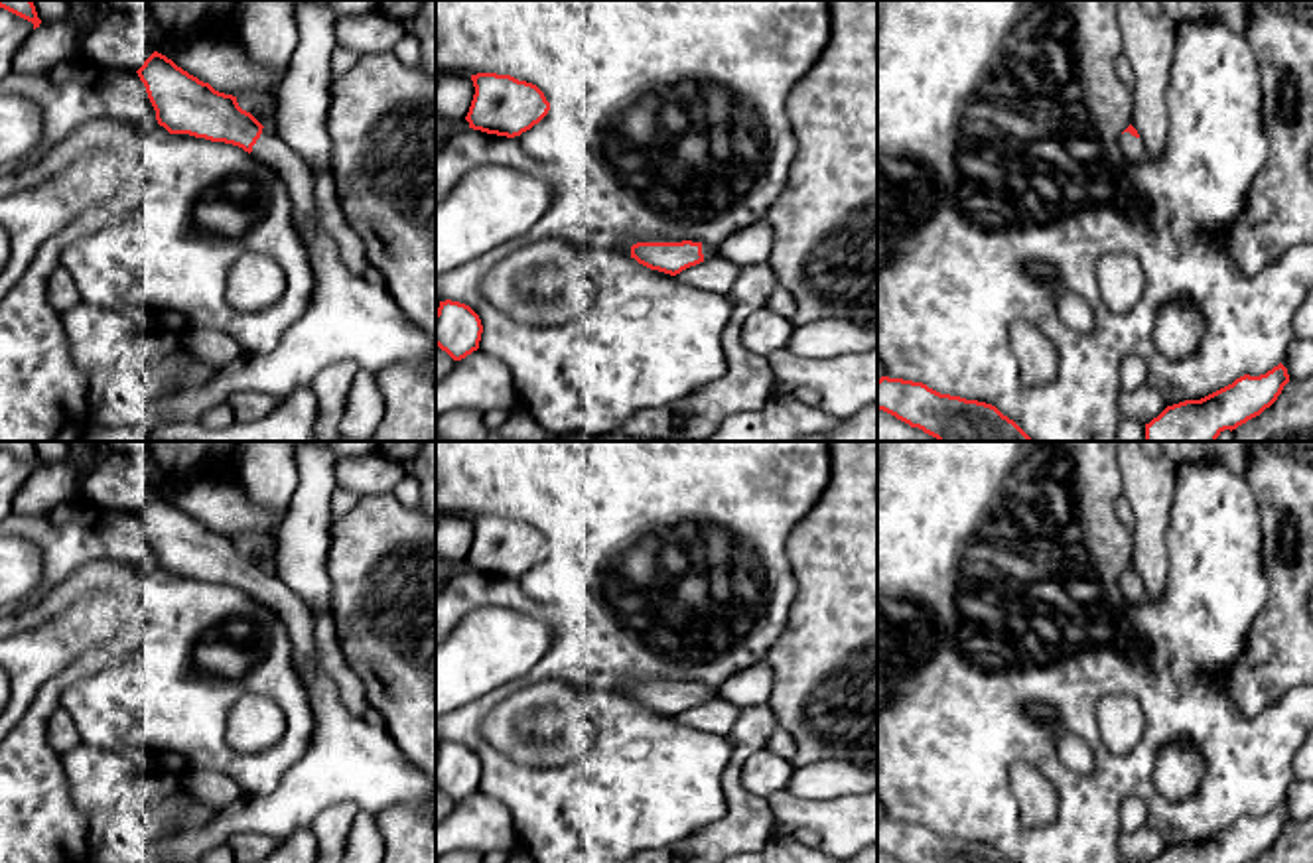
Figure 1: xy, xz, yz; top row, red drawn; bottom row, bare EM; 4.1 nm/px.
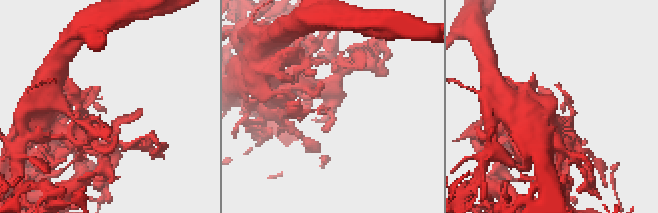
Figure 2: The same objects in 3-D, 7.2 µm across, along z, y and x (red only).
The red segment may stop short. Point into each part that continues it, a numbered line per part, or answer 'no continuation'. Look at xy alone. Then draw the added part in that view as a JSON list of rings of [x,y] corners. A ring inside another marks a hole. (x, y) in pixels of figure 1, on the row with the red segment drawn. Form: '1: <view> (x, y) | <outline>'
no continuation

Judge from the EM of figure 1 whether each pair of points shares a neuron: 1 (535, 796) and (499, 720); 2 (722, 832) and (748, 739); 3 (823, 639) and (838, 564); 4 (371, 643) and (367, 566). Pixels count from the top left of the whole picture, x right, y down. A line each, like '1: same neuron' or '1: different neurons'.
1: different neurons
2: same neuron
3: same neuron
4: same neuron

